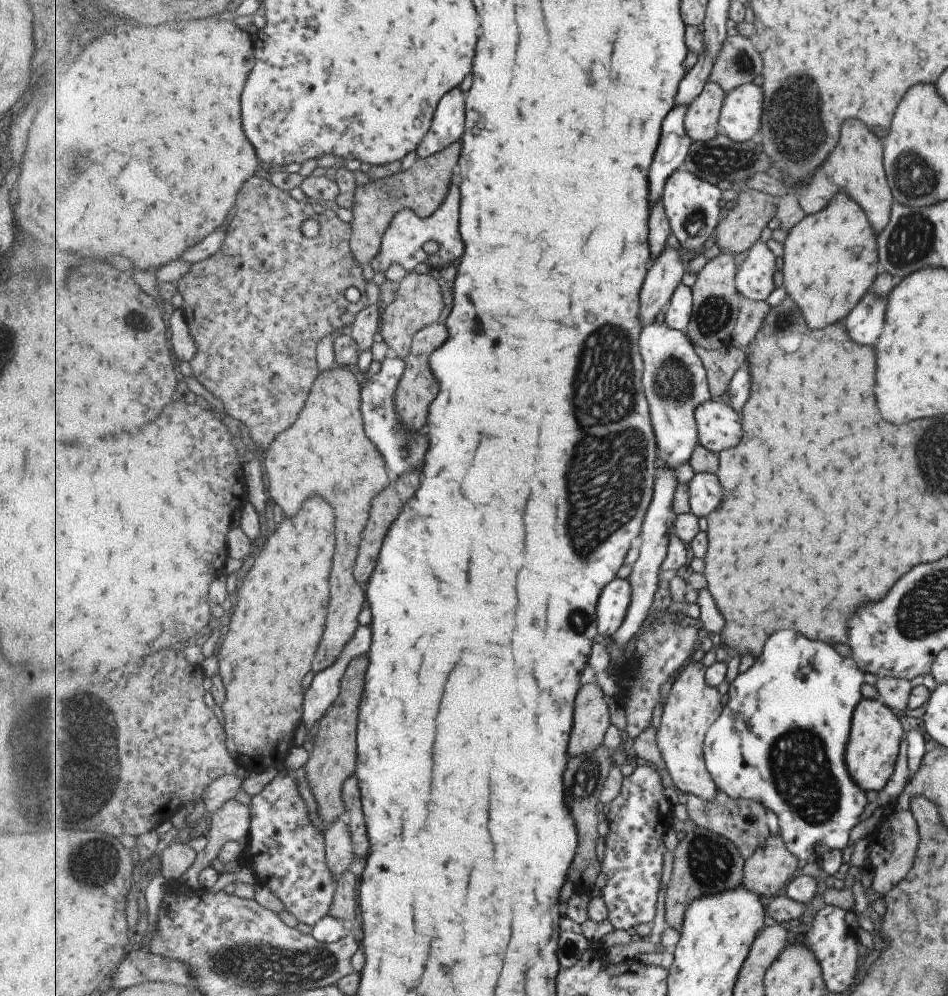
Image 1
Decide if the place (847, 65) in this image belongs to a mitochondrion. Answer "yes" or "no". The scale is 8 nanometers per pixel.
no

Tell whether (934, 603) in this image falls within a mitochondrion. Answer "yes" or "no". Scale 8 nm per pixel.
yes

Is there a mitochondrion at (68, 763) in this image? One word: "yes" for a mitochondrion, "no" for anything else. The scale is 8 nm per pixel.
yes

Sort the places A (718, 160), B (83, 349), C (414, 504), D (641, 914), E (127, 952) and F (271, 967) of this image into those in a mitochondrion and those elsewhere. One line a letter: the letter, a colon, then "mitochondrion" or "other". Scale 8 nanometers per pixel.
A: mitochondrion
B: other
C: other
D: other
E: other
F: mitochondrion

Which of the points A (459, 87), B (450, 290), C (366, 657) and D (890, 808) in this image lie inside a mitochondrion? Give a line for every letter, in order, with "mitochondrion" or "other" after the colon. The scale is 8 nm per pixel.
A: other
B: other
C: other
D: other

